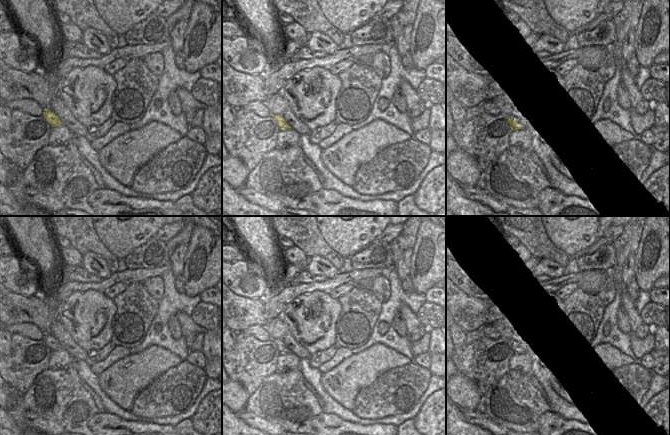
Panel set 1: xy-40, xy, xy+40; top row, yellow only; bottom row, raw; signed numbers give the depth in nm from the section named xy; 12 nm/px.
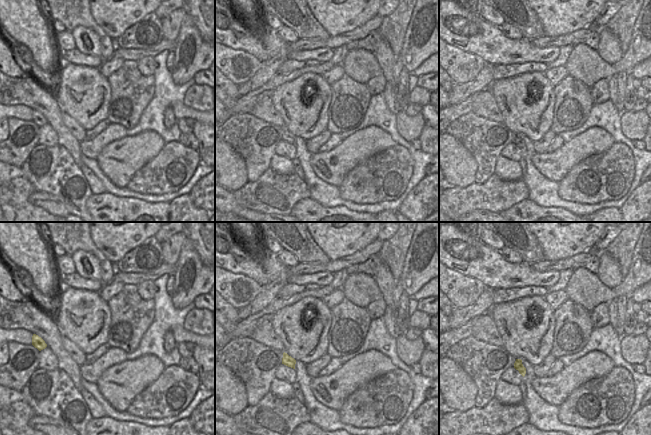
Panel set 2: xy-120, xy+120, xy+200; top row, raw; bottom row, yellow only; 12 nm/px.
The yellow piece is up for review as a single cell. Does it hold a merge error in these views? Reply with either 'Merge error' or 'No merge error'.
No merge error

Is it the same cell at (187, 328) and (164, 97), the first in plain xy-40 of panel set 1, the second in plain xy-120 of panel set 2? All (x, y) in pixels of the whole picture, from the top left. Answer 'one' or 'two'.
two

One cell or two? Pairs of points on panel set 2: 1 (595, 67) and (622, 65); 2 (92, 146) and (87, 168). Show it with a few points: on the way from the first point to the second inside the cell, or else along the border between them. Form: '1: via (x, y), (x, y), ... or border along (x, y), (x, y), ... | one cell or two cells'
1: via (602, 68), (615, 68) | one cell
2: border along (82, 153), (87, 157), (95, 159) | two cells

